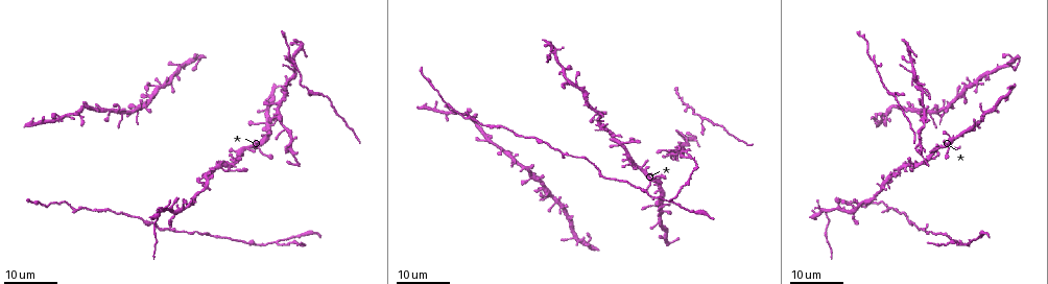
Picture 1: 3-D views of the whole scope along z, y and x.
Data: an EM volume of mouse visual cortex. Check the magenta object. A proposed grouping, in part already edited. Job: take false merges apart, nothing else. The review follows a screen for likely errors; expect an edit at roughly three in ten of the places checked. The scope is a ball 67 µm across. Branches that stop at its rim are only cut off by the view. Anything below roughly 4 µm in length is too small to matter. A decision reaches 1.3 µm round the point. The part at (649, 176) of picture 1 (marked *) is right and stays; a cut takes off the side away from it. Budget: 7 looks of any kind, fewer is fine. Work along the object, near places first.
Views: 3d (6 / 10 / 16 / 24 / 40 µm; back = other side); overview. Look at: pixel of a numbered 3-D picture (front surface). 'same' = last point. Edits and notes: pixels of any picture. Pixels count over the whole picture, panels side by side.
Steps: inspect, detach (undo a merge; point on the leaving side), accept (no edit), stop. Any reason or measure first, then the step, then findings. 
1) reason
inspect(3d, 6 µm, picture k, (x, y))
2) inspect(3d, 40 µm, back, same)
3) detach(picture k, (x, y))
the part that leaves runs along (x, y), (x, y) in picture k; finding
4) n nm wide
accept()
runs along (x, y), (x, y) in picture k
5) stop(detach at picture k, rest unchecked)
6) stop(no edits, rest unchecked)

a fork
inspect(3d, 24 µm, picture 1, (911, 71))

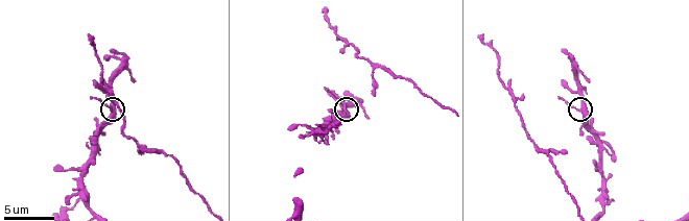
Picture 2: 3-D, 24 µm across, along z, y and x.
inspect(3d, 6 µm, picture 2, (580, 107))

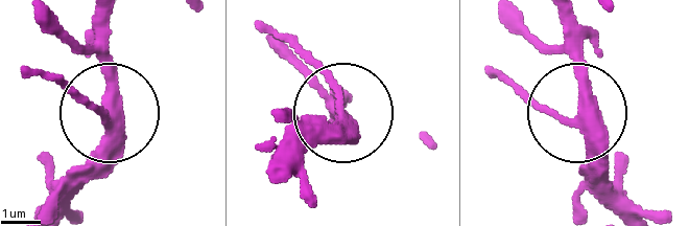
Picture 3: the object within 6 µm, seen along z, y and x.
side arm 8 µm; 3 arms
accept()
one neuron here

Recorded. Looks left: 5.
arms part here
inspect(3d, 6 µm, picture 2, (113, 99))

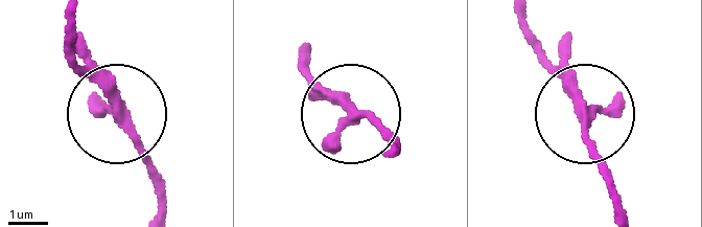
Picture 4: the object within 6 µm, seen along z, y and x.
accept()
one neuron here

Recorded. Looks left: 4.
four or more arms meet
inspect(3d, 10 µm, picture 2, (602, 189))

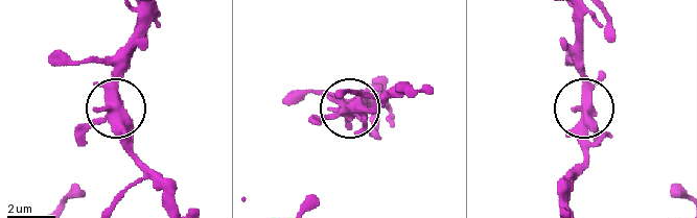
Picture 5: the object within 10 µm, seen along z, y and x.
side arm 12 µm
accept()
continuous, no second neuron

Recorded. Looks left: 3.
stop(no edits, rest unchecked)

